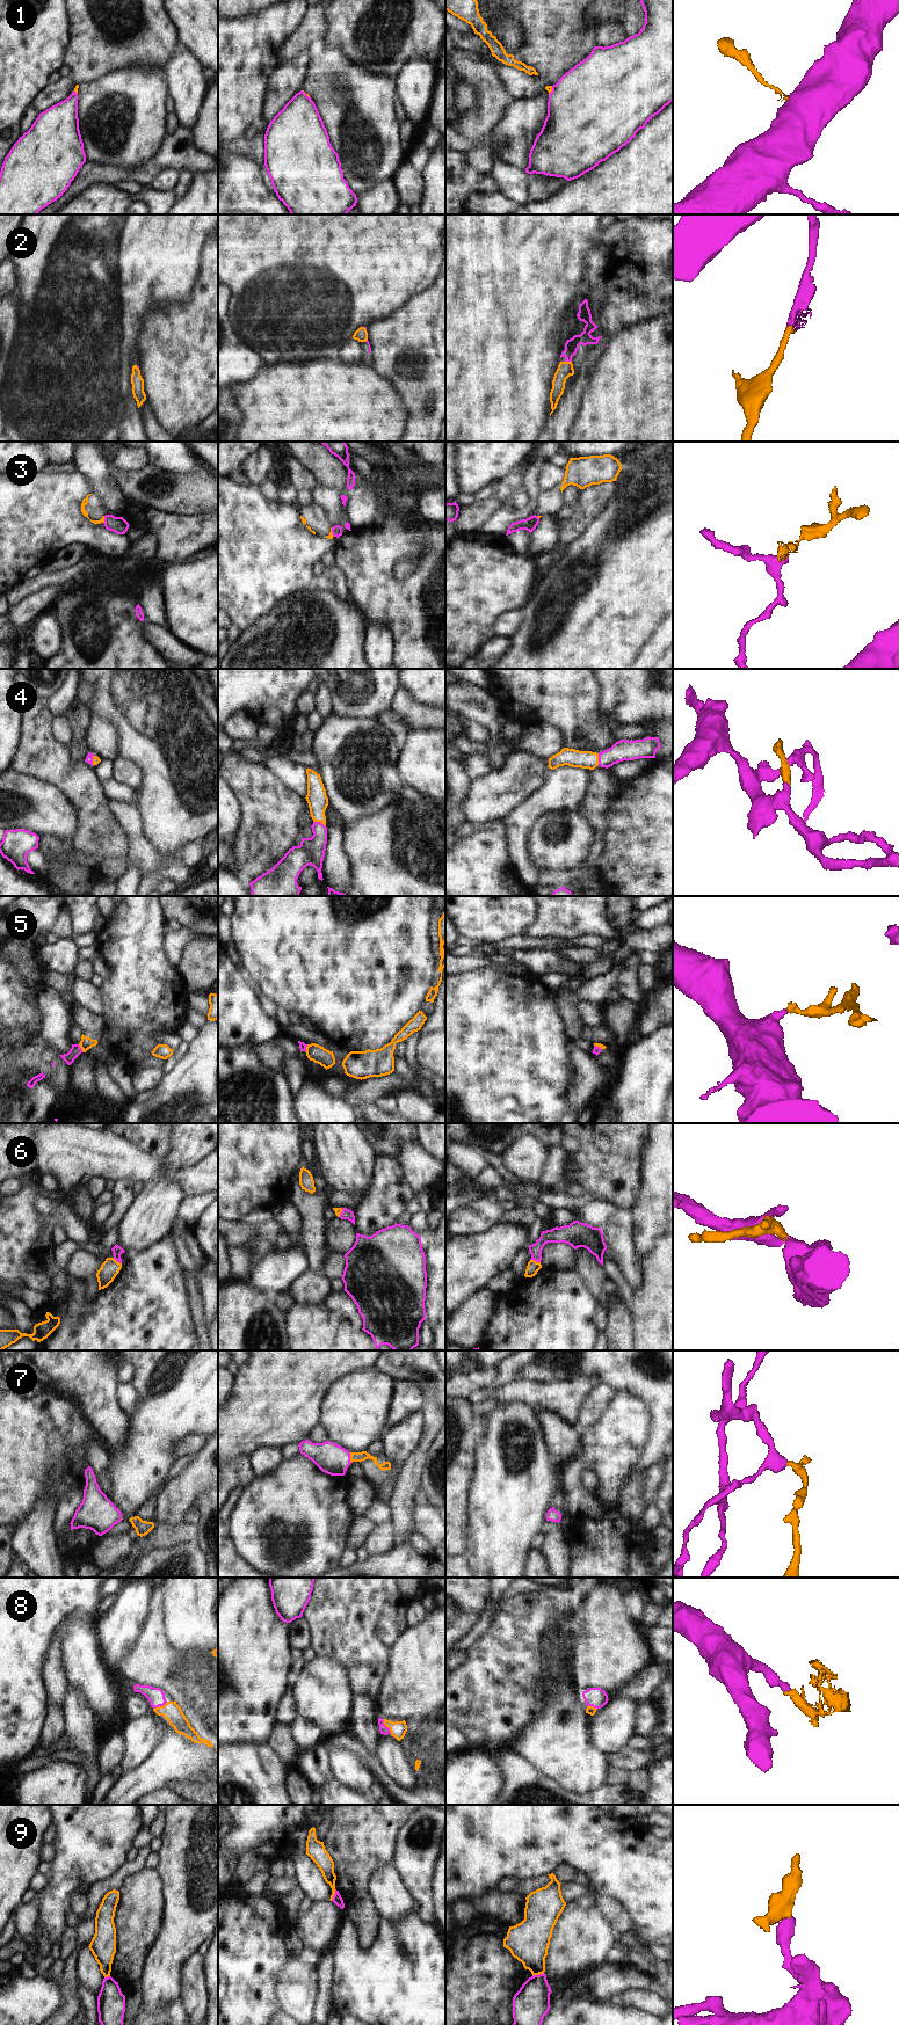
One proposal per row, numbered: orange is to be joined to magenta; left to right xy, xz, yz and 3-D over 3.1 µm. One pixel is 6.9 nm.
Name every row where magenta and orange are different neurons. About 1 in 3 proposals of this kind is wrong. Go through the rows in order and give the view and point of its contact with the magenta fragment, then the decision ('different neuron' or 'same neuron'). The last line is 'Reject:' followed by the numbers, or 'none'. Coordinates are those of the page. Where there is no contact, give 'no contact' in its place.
1: yz (552, 90) | different neuron
2: yz (568, 361) | same neuron
3: xy (104, 519) | different neuron
4: xz (319, 822) | same neuron
5: xy (80, 1048) | same neuron
6: yz (535, 1260) | same neuron
7: xz (349, 1457) | same neuron
8: xz (385, 1726) | same neuron
9: xz (334, 1895) | different neuron
Reject: 1, 3, 9

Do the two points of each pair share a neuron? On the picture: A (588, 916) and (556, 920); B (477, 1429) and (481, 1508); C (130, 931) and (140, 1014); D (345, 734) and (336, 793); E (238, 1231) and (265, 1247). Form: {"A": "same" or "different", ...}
{"A": "same", "B": "different", "C": "same", "D": "same", "E": "different"}

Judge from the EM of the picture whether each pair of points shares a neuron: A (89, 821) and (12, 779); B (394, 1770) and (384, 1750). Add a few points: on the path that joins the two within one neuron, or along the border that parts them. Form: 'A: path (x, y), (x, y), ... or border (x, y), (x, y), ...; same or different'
A: border (59, 792), (77, 815), (78, 829), (73, 839); different
B: path (394, 1765), (393, 1760), (389, 1755); same

